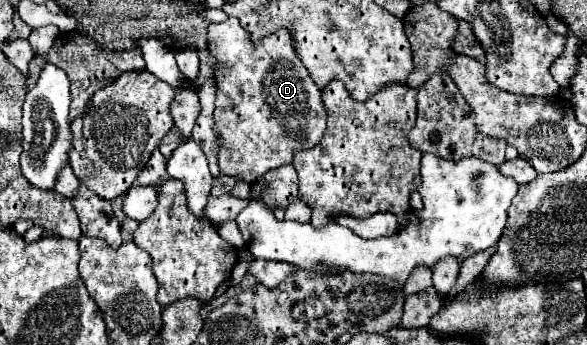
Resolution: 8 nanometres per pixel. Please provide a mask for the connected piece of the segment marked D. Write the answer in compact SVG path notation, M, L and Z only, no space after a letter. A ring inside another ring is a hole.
M228 17L224 23L210 23L208 27L208 51L214 55L214 83L218 89L214 121L220 135L218 163L224 175L234 175L246 183L254 183L266 171L292 163L294 153L314 147L326 129L326 109L320 97L320 89L310 79L304 63L298 59L290 31L278 29L272 35L254 43L250 33L238 23L236 17Z

